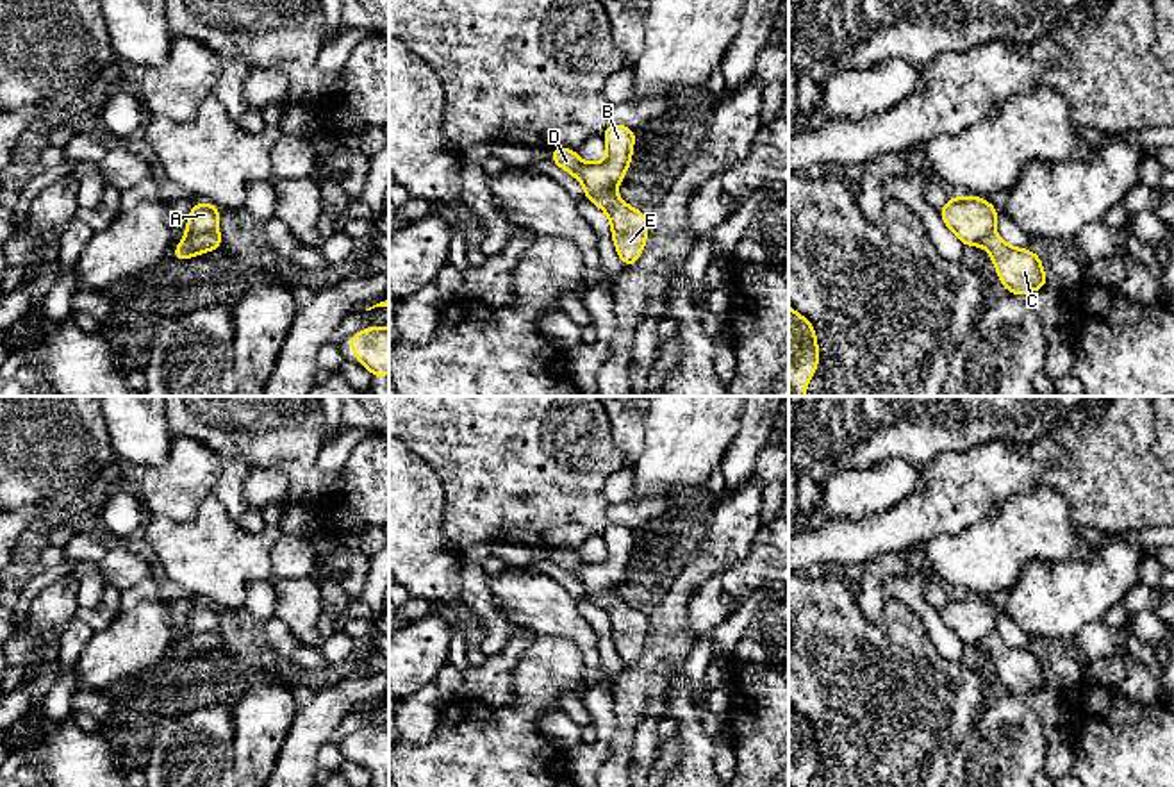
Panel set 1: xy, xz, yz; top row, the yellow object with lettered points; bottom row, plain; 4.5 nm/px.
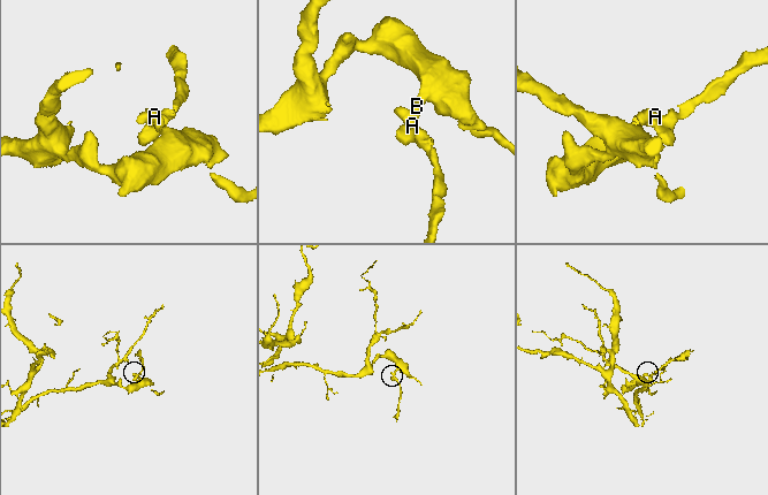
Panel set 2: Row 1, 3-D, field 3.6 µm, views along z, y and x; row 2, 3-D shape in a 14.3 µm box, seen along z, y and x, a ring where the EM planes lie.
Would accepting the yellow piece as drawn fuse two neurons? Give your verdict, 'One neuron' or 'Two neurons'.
Two neurons

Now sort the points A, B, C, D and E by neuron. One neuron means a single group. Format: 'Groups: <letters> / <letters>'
Groups: A B D / C E

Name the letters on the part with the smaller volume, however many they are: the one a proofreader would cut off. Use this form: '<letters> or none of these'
C, E

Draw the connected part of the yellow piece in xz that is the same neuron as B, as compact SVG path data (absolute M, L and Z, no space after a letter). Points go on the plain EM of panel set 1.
M610 523L603 532L607 544L603 562L583 562L571 548L550 550L550 559L582 582L585 596L610 594L616 592L632 564L635 537L637 532L630 526Z

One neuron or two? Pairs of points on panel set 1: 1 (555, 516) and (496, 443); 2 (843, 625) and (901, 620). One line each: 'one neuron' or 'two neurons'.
1: one neuron
2: one neuron

